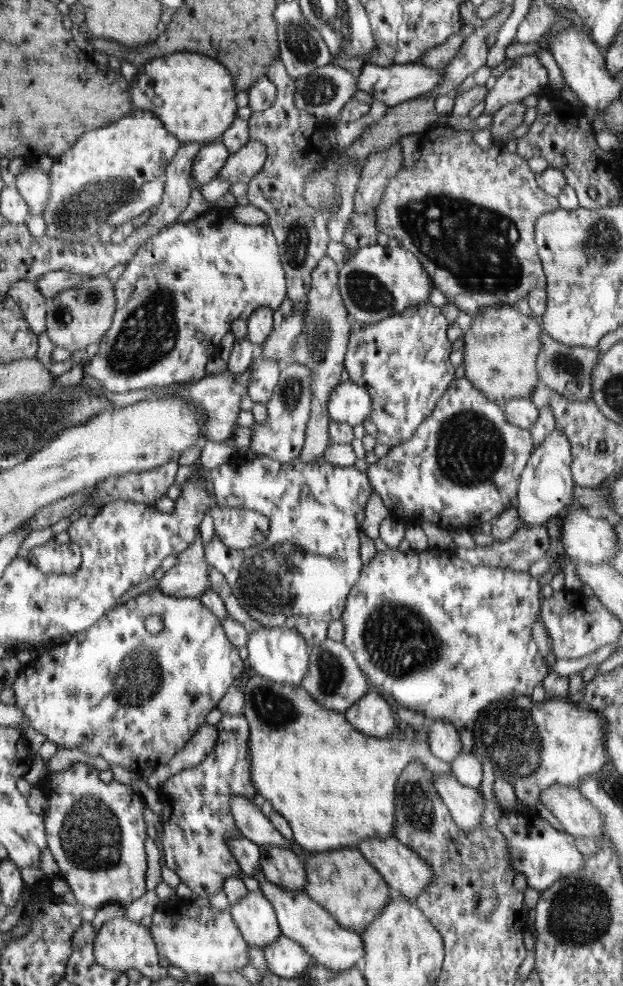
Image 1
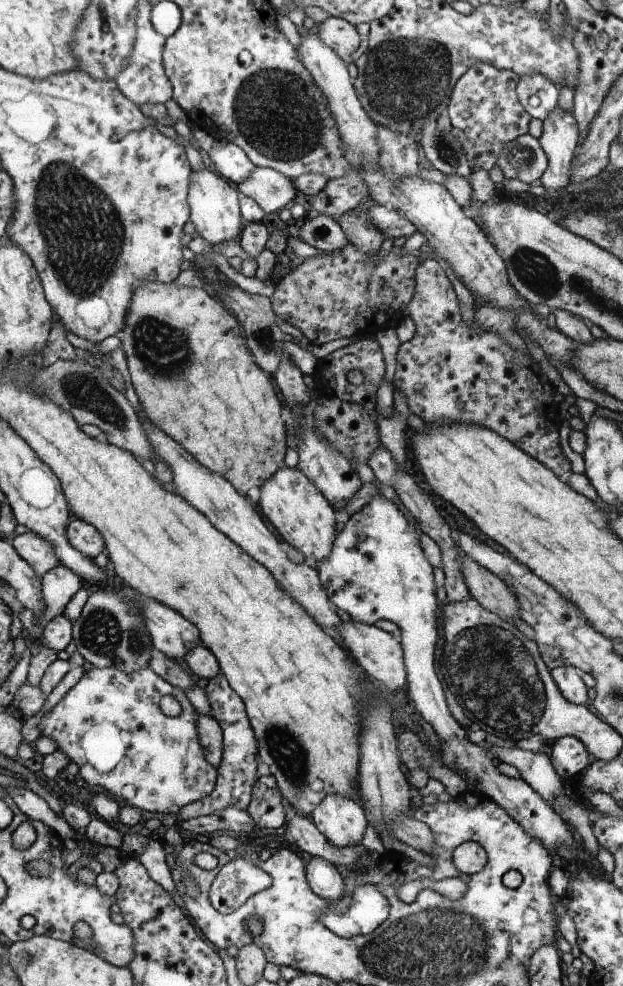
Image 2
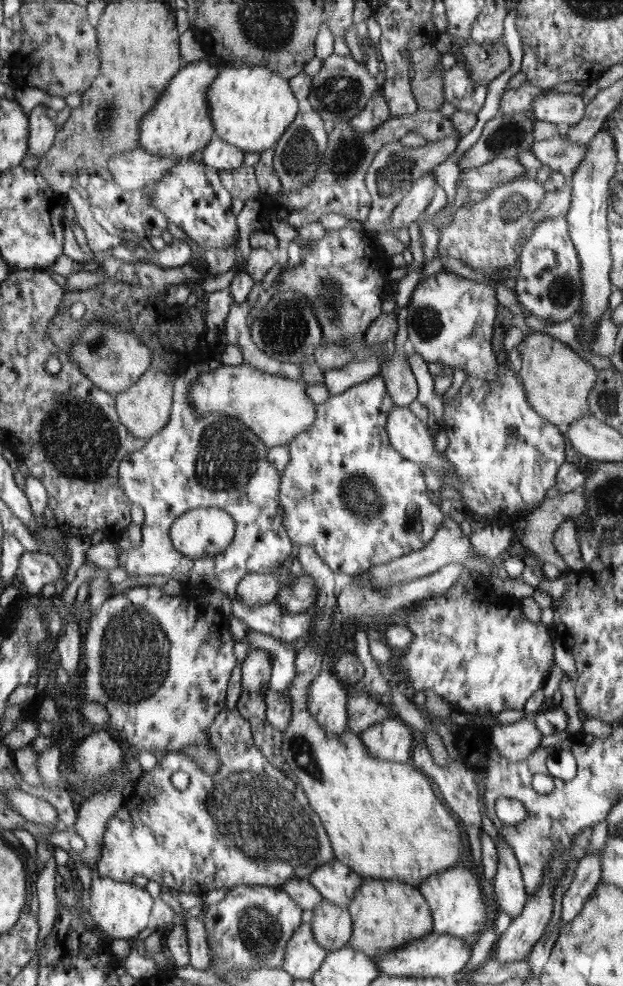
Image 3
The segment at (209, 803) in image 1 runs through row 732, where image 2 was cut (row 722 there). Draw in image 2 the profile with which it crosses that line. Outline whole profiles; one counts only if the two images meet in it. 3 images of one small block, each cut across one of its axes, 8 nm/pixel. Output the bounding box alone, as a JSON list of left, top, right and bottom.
[176,672,261,821]

